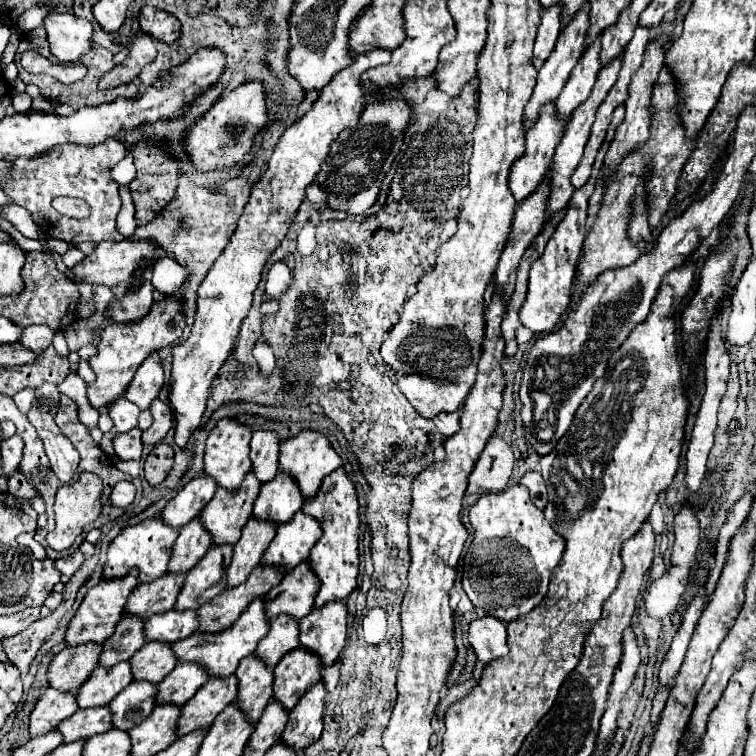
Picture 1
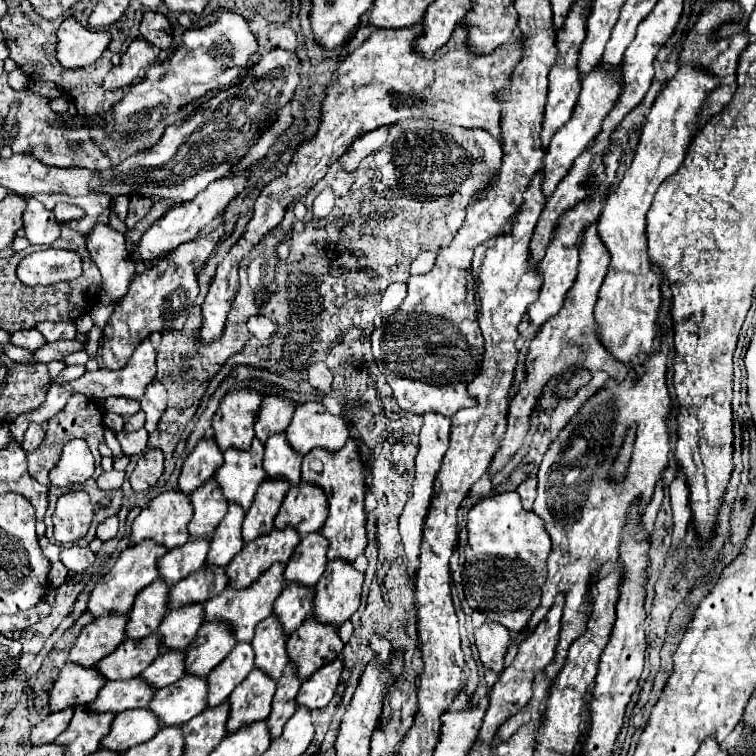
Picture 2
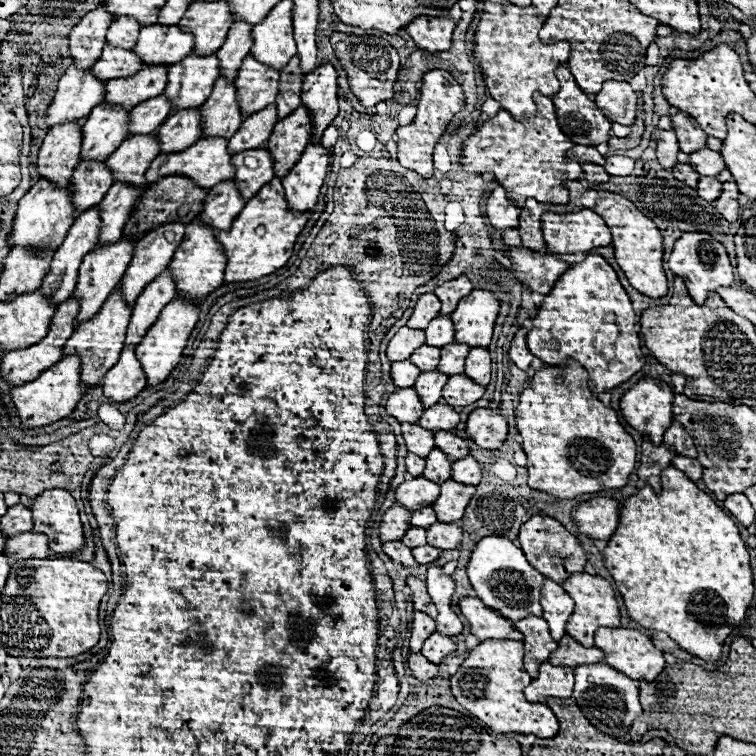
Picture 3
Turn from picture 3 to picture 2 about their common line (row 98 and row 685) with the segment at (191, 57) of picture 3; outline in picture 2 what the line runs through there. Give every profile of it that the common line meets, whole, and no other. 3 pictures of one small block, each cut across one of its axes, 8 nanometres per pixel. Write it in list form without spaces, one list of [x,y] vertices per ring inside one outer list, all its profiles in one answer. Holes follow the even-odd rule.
[[[182,676],[176,684],[160,688],[148,708],[158,716],[160,728],[182,726],[206,710],[206,678]]]

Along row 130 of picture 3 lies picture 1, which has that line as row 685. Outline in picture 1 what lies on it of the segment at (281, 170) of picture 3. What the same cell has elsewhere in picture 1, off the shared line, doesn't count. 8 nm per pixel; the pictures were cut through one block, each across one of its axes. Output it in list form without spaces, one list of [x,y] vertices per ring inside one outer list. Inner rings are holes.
[[[304,648],[288,652],[274,668],[274,700],[278,700],[284,710],[292,710],[306,690],[320,682],[320,660]]]

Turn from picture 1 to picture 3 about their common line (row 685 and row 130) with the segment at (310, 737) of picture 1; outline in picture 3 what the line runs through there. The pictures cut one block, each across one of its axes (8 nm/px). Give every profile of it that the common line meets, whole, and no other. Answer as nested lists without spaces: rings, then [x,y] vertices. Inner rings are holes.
[[[324,62],[304,76],[302,104],[308,106],[314,120],[312,142],[320,142],[322,132],[338,114],[338,74],[332,62]]]

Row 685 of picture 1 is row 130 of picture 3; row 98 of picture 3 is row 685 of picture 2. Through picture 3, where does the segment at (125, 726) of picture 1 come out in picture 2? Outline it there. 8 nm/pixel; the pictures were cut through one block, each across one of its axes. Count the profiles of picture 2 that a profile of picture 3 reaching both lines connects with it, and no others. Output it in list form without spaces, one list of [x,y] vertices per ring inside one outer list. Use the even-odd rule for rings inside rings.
[[[170,650],[160,654],[140,674],[140,678],[144,678],[154,690],[170,686],[176,680],[180,680],[182,676],[184,676],[184,652],[170,652]]]

